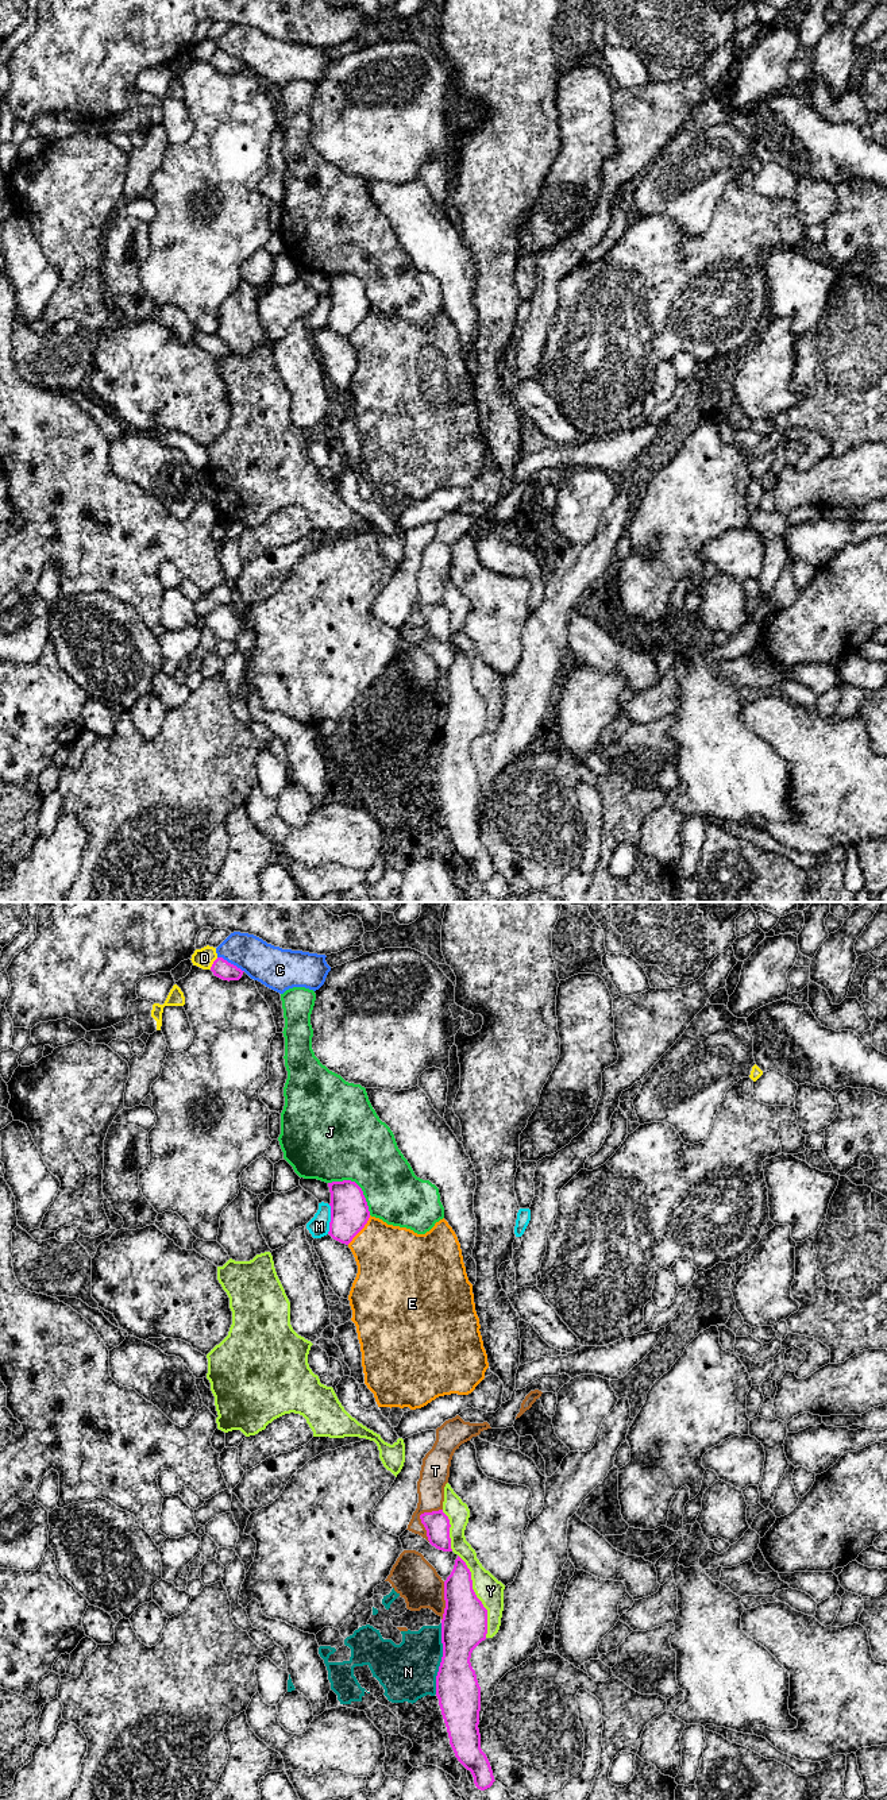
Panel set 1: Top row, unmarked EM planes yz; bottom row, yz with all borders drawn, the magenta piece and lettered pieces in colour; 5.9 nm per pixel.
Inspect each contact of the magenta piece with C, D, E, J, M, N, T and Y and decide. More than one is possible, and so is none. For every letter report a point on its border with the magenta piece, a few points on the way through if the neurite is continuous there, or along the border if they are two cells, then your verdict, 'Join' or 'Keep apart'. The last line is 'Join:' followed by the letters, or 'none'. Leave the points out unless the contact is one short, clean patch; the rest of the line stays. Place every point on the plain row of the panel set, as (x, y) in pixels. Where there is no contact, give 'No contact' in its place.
C: Touches magenta at yz (230, 56). Keep apart
D: Touches magenta at yz (213, 56). Keep apart
E: Touches magenta at yz (361, 322). Keep apart
J: Touches magenta at yz (358, 278). Join
M: Touches magenta at yz (331, 312). Keep apart
N: Touches magenta at yz (442, 751). Keep apart
T: Touches magenta at yz (420, 611). Keep apart
Y: Touches magenta at yz (475, 689). Keep apart
Join: J

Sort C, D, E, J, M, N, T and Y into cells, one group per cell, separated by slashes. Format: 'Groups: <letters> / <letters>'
Groups: C / D / E / J / M / N / T / Y

